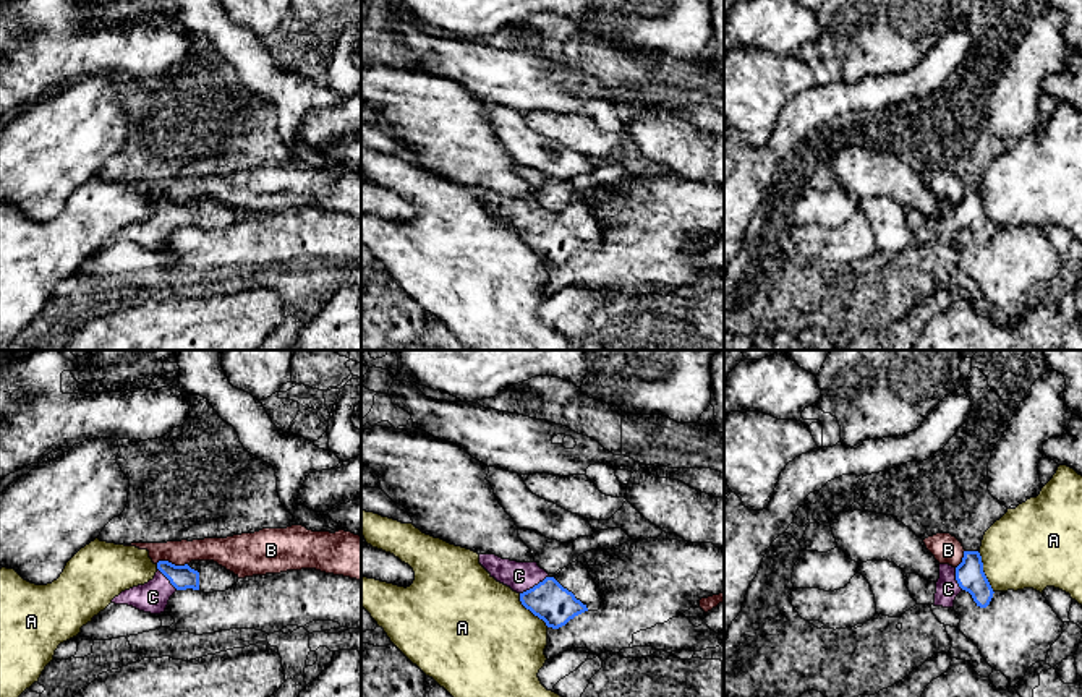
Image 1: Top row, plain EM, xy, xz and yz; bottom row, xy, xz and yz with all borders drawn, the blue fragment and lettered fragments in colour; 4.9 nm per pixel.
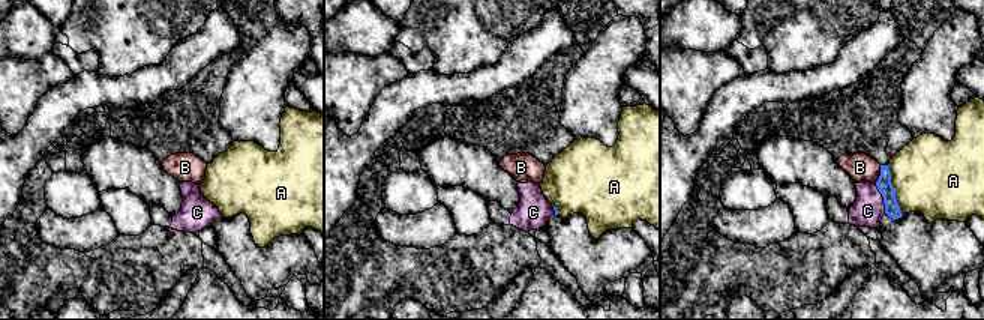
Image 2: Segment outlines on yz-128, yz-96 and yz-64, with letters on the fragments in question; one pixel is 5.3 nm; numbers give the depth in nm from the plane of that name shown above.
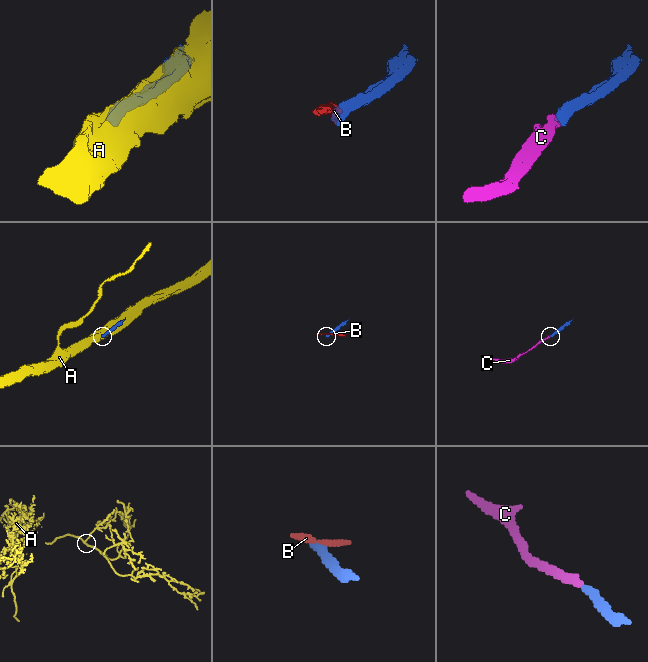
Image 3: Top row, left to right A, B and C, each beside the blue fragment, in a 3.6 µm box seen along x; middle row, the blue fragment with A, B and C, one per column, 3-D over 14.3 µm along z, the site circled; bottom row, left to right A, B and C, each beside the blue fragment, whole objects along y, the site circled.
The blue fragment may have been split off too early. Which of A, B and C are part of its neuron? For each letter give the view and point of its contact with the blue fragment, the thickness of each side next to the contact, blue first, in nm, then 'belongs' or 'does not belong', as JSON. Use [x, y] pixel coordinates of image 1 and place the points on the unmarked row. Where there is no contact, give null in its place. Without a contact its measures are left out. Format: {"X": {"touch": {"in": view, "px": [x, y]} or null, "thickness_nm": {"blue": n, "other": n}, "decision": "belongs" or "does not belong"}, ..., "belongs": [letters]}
{"A": {"touch": {"in": "yz", "px": [984, 209]}, "thickness_nm": {"blue": 140, "other": 400}, "decision": "does not belong"}, "B": {"touch": {"in": "xy", "px": [170, 200]}, "thickness_nm": {"blue": 120, "other": 130}, "decision": "does not belong"}, "C": {"touch": {"in": "xz", "px": [535, 222]}, "thickness_nm": {"blue": 200, "other": 140}, "decision": "belongs"}, "belongs": ["C"]}

